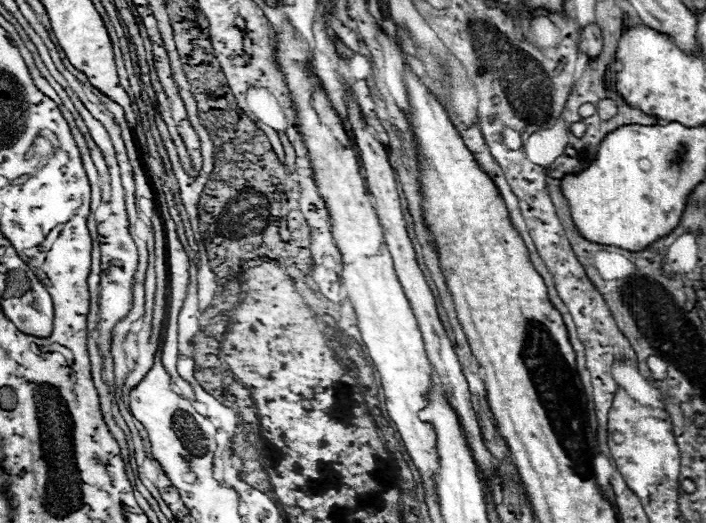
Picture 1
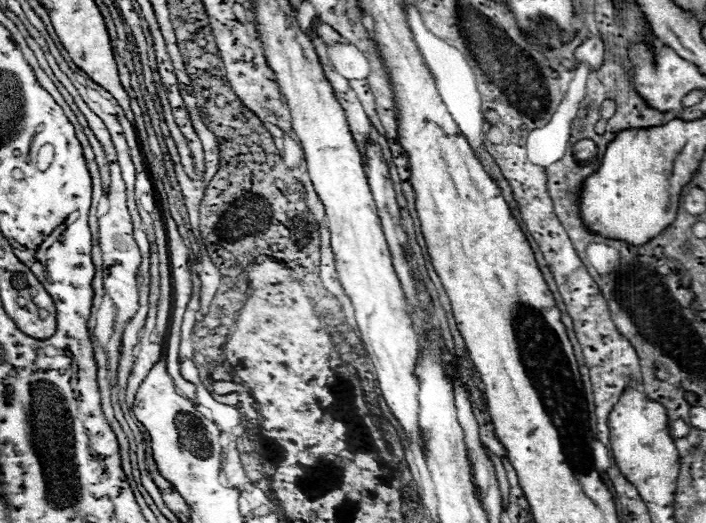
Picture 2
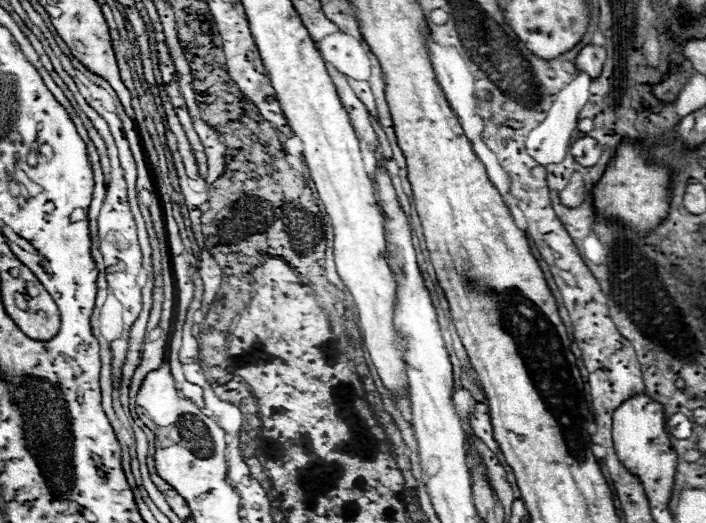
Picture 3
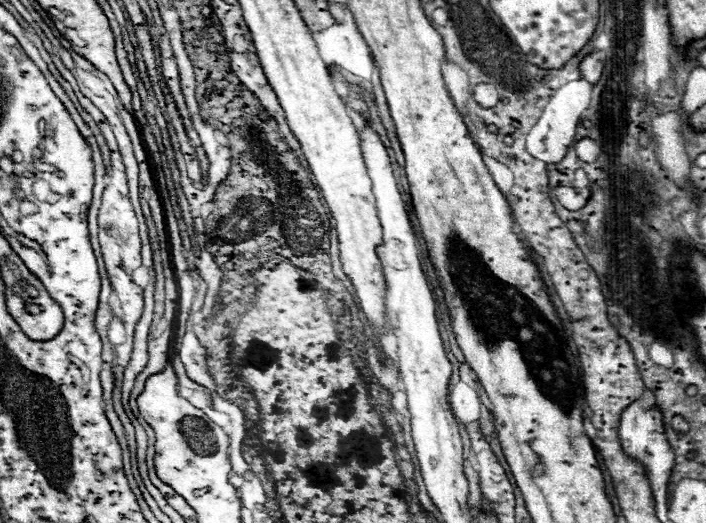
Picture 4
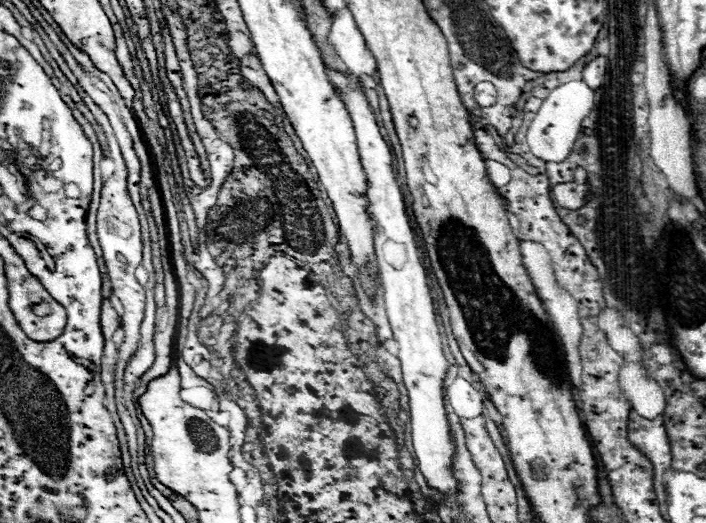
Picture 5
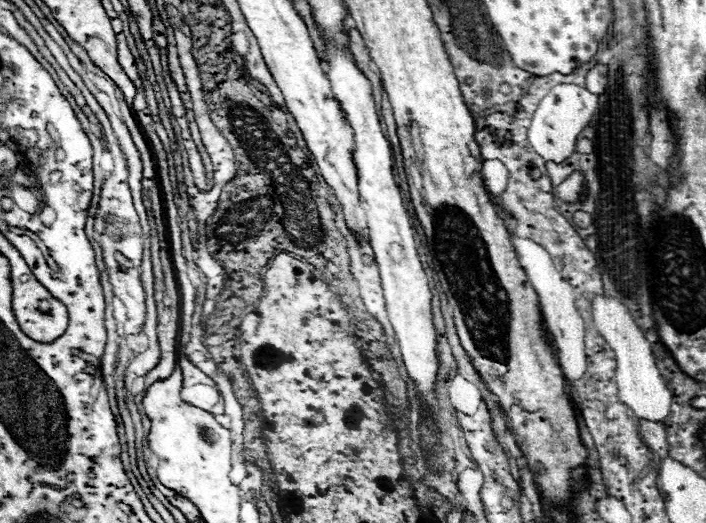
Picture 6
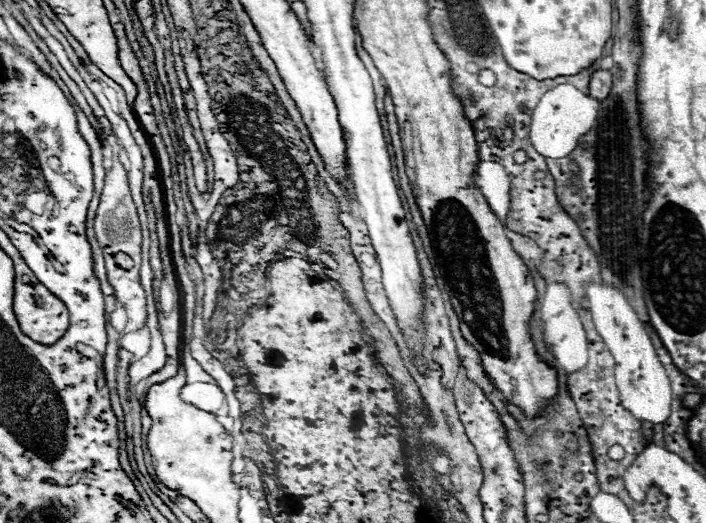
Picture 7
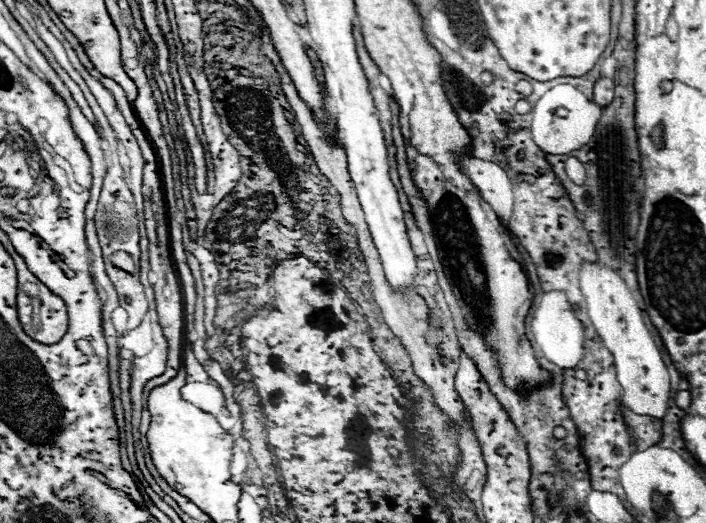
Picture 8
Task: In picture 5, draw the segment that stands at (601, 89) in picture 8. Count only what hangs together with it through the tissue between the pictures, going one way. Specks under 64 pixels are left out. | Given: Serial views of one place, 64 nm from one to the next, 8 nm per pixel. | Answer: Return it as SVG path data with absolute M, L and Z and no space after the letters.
M598 56L596 60L592 60L590 64L584 66L584 82L592 88L592 90L598 90L602 84L604 84L604 76L606 76L606 68L608 68L608 60Z

